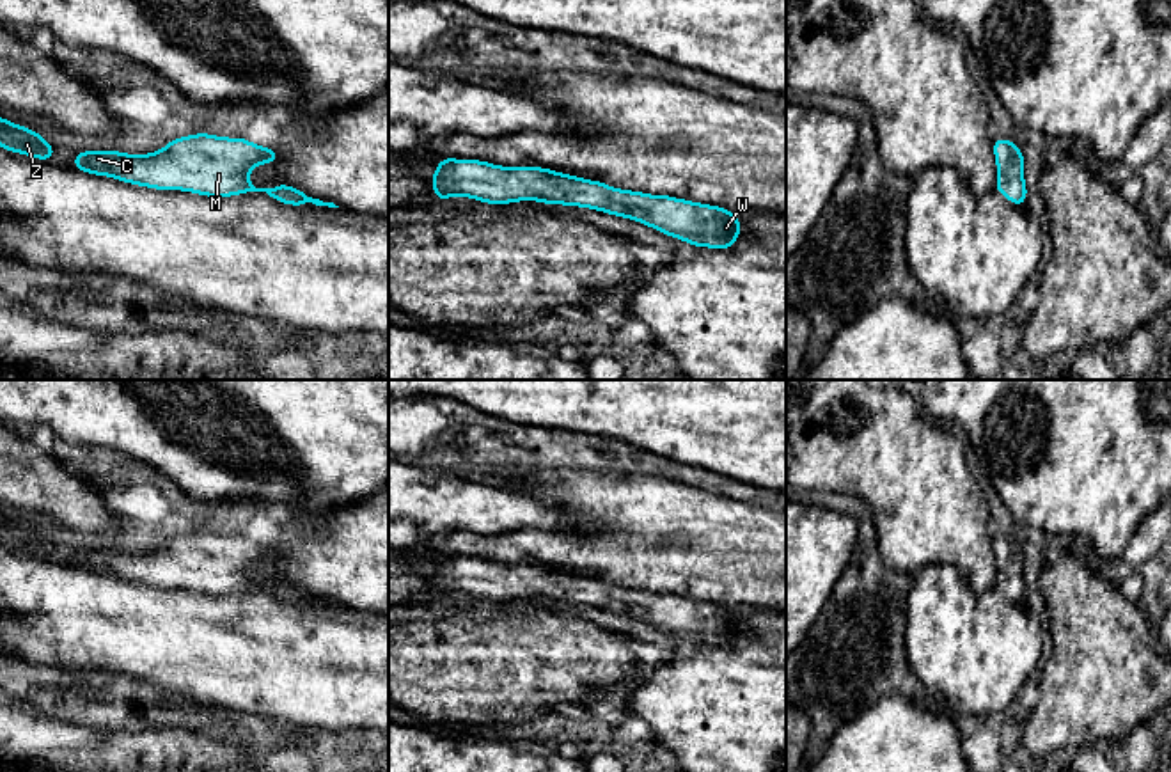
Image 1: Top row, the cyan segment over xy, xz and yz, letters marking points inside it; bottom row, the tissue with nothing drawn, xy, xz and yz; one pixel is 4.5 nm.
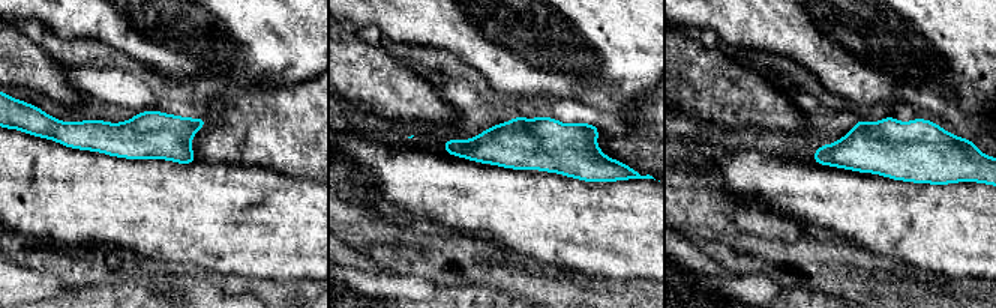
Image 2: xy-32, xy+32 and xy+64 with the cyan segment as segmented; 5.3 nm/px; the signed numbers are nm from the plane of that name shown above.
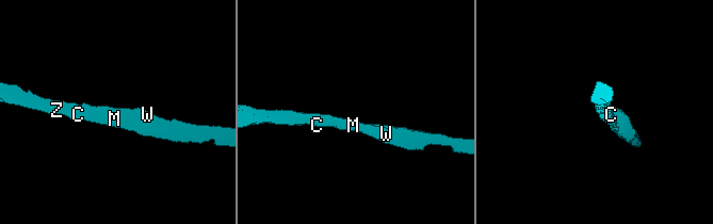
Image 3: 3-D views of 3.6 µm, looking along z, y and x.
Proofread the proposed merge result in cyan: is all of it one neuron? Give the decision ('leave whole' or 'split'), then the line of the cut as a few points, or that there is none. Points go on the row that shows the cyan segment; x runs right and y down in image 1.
leave whole; cut none

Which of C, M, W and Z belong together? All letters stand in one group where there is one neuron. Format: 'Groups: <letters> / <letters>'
Groups: C M W Z

